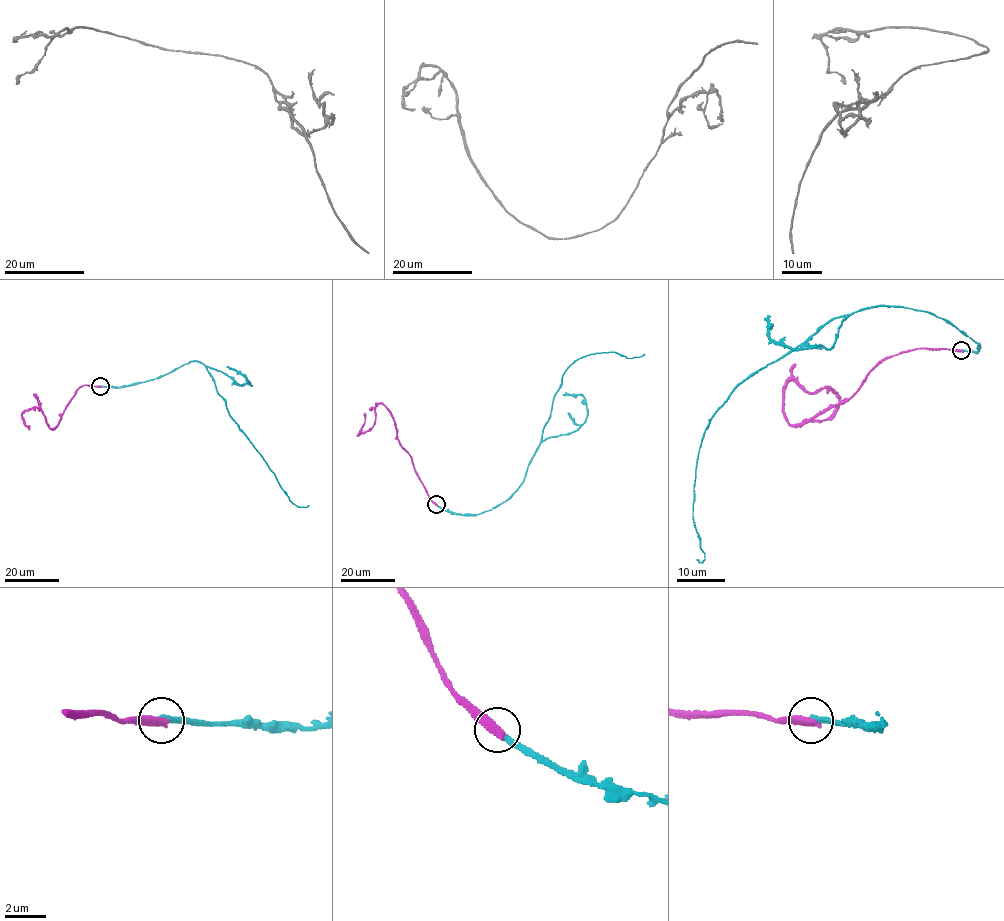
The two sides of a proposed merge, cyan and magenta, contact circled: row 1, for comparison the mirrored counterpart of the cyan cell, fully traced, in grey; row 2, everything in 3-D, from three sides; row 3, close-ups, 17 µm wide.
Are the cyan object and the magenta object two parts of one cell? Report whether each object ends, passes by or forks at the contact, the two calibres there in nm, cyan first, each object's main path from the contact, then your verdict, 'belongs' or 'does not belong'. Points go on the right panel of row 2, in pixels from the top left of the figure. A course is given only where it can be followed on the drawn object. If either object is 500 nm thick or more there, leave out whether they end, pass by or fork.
cyan ends there; magenta ends there; 280 nm thick on the cyan side, 480 nm on the other; cyan runs (961, 351), (976, 352), (977, 343), (925, 311), (871, 306), (833, 317), (751, 373), (698, 450), (697, 559); magenta runs (961, 351), (884, 358), (848, 398), (795, 425), (784, 413), (790, 380), (839, 400), (800, 427); does not belong

